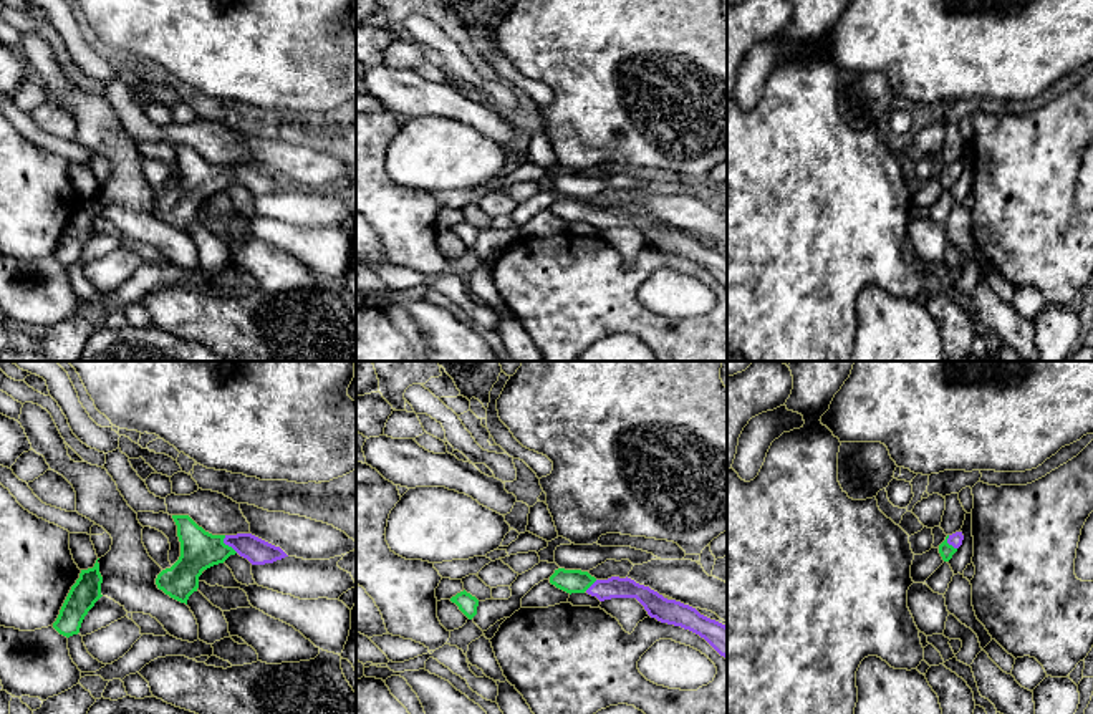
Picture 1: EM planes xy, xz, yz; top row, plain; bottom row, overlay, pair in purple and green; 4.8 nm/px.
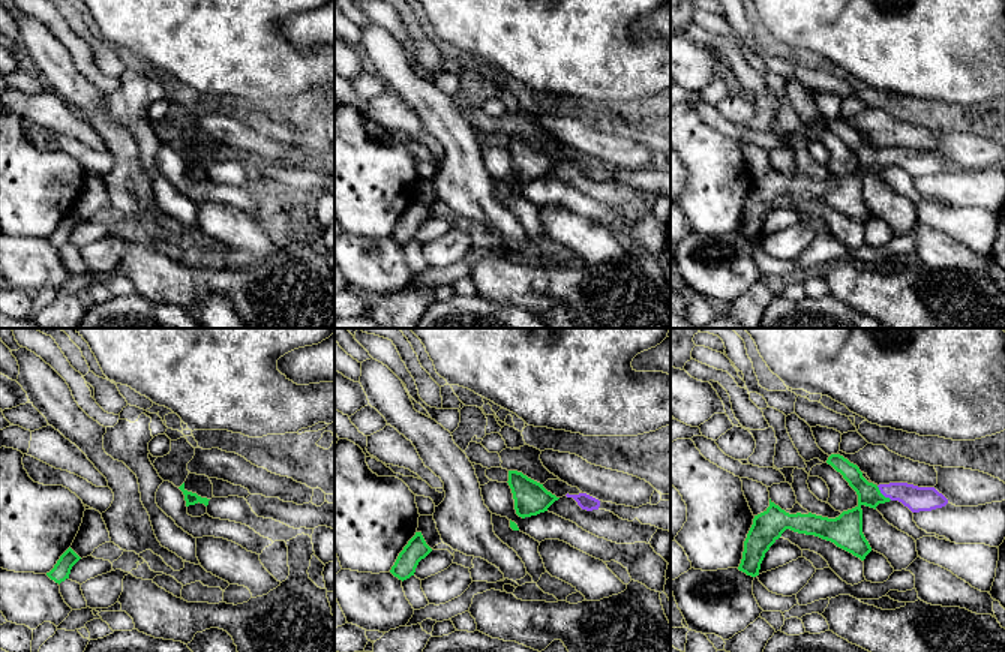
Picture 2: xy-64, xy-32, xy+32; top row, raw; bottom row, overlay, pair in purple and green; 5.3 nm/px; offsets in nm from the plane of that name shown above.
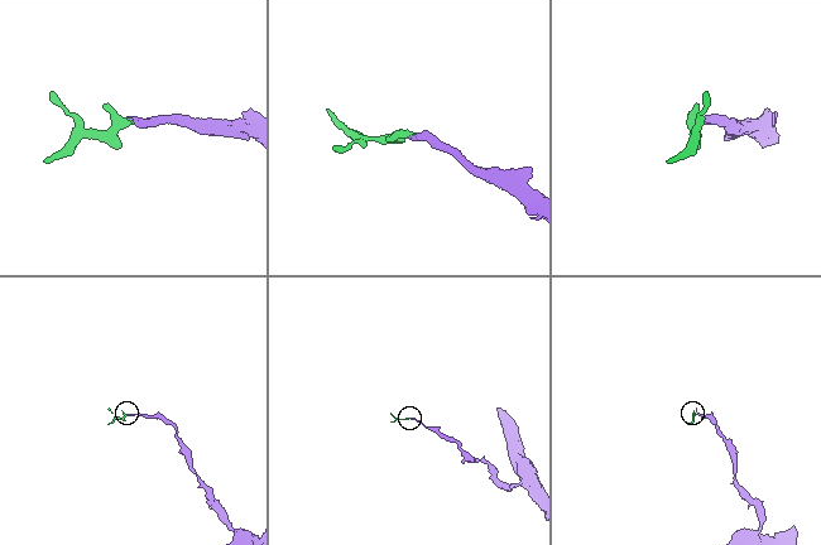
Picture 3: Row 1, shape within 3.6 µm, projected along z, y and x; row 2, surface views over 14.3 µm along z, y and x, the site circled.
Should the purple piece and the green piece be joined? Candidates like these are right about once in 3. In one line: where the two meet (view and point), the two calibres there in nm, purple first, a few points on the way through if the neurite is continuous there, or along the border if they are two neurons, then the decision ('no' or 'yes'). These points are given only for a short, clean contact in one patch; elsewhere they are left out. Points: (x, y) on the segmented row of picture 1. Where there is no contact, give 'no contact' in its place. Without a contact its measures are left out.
xy (227, 544) | 130/190 nm | across xy (259, 552), (244, 544), (227, 544), (211, 550), (199, 550) | yes

